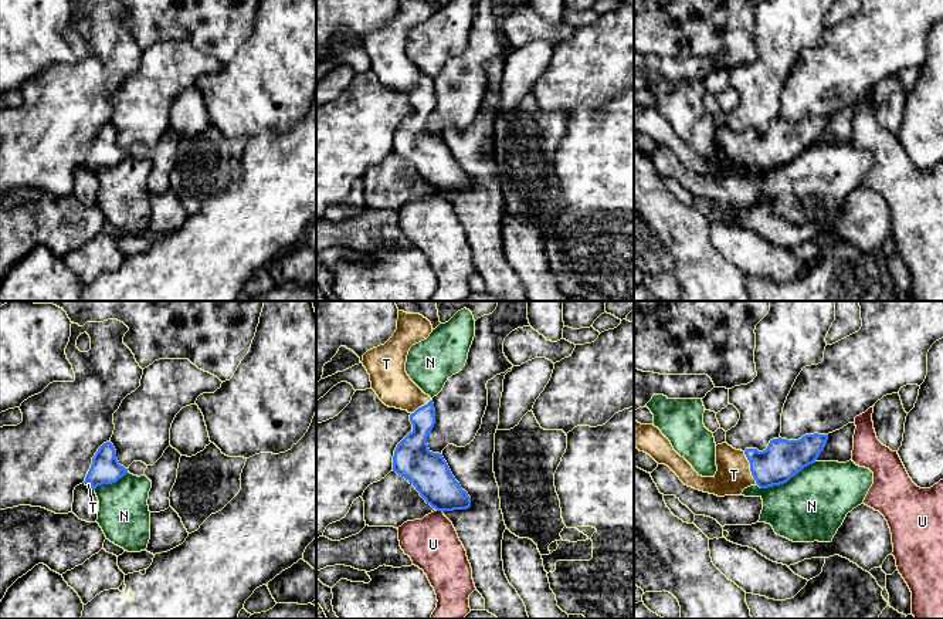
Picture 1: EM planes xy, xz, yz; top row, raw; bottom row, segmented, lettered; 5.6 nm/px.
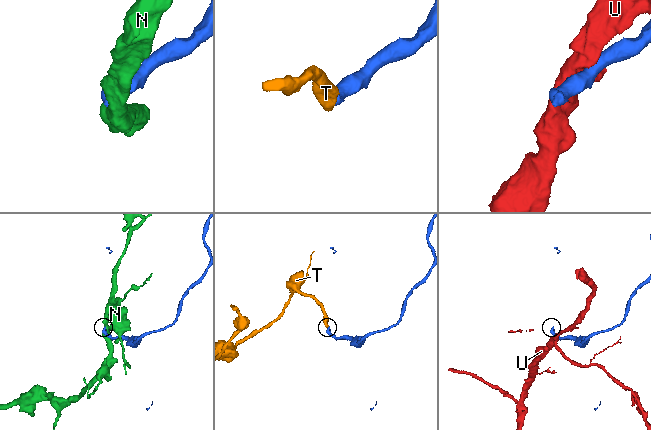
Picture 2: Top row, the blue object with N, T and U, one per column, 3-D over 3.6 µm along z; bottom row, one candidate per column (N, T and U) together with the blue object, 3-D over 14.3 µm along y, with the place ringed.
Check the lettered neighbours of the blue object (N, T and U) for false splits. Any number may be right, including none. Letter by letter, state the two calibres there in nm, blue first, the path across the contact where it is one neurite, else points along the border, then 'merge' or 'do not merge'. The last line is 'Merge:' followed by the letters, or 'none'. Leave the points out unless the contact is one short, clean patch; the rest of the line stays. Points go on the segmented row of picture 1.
N: 220 nm thick on the blue side, 400 nm on the other; do not merge
T: 220 nm thick on the blue side, 200 nm on the other; runs through yz (783, 459), (770, 467), (750, 467), (740, 469), (733, 474); merge
U: 220 nm thick on the blue side, 300 nm on the other; do not merge
Merge: T

